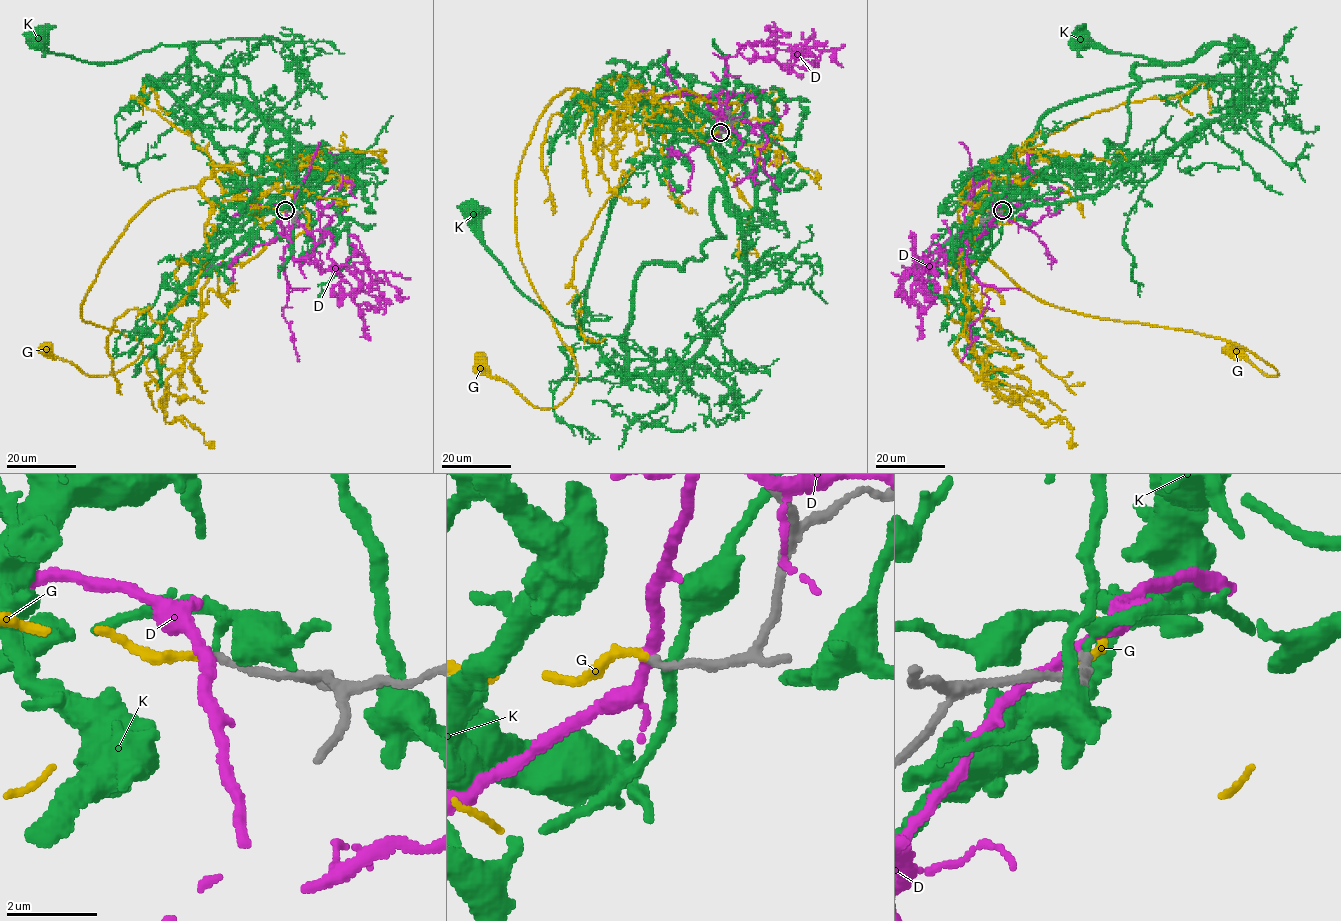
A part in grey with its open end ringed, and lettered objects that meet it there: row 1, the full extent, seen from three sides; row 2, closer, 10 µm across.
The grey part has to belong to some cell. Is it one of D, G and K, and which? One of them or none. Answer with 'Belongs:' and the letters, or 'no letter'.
Belongs: G

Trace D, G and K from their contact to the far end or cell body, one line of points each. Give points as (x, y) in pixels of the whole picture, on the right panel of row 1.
D: (1002, 210), (973, 240), (951, 237), (926, 259), (912, 254), (912, 234), (919, 288), (929, 299), (937, 298)
G: (1002, 210), (987, 182), (957, 219), (1036, 297), (1219, 337), (1276, 375), (1232, 348)
K: (1002, 210), (1102, 194), (1223, 117), (1249, 80), (1228, 46), (1204, 45), (1191, 60), (1170, 62), (1082, 40)

